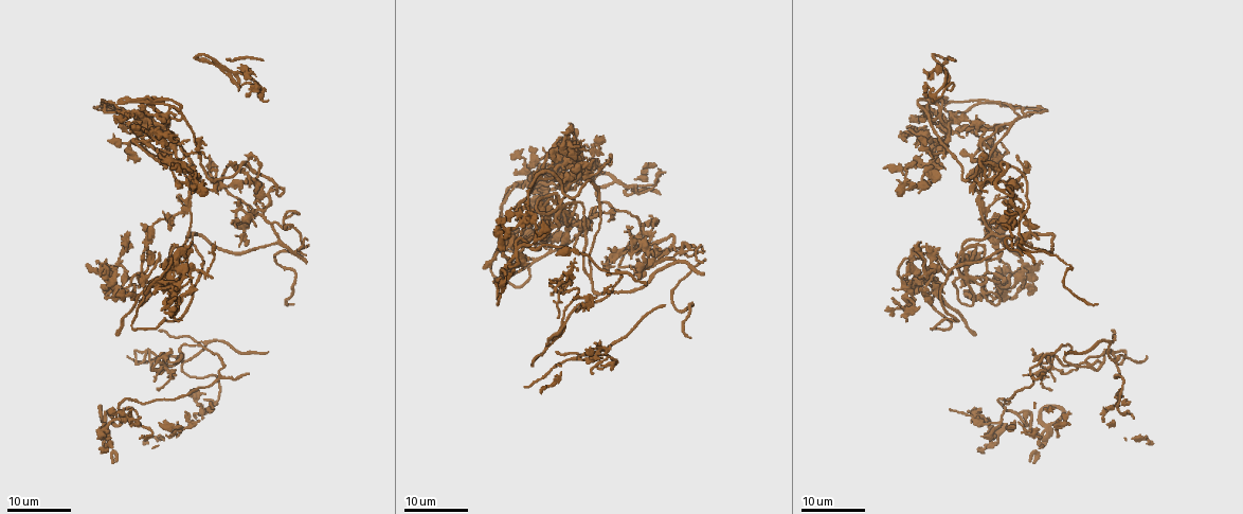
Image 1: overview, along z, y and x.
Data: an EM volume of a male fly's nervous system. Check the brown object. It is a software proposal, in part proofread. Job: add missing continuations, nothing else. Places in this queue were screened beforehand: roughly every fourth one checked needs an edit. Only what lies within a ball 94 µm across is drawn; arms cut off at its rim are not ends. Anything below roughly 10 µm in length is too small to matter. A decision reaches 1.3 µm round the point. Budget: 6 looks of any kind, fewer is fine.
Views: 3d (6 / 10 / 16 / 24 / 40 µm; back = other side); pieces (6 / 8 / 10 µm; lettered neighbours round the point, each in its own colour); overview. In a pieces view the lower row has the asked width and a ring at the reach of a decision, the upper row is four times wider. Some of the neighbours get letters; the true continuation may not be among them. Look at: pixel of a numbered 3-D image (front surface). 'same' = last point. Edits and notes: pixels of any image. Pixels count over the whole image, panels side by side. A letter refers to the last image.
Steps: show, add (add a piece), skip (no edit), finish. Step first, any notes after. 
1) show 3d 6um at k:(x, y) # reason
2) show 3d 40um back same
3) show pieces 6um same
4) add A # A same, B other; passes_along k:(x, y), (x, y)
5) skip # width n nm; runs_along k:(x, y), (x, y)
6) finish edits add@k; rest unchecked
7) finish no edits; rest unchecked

show 3d 16um at 1:(143, 223) # branch stops here

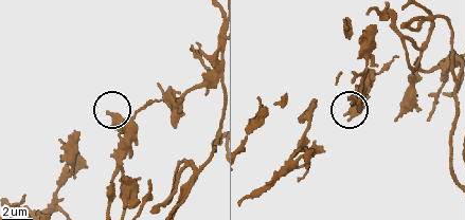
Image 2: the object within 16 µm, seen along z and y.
show pieces 6um at 2:(346, 114) # see the neighbours

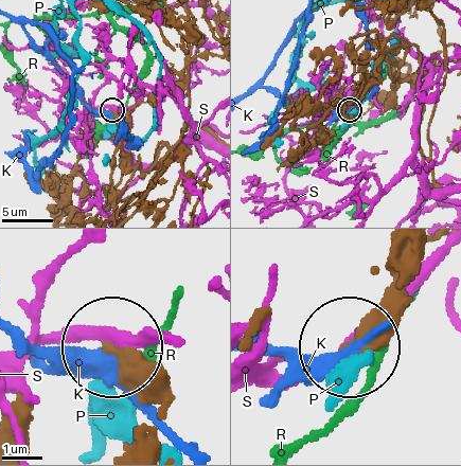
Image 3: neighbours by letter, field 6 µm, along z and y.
skip # width 280 nm; K other, P other, R other, S other; runs_along 3:(159, 395), (114, 347); none of them fits

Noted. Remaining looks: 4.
show 3d 24um at 1:(141, 254) # an open end

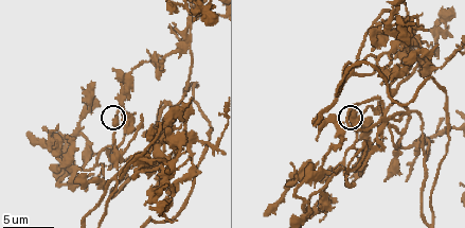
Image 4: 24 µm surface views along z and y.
show pieces 6um at 4:(114, 117)

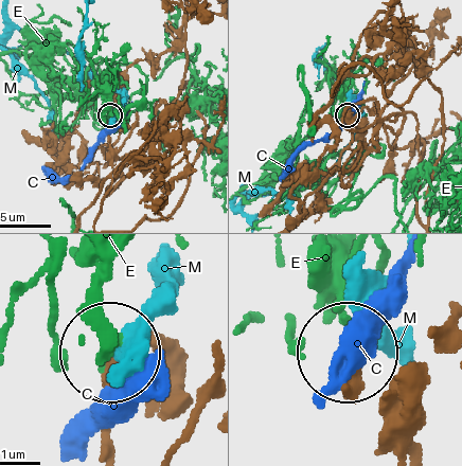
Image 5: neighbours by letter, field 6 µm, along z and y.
skip # width 490 nm; C other, E other, M other; no lettered piece goes on from it

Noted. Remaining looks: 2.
show 3d 24um at 1:(524, 387) # tapers out

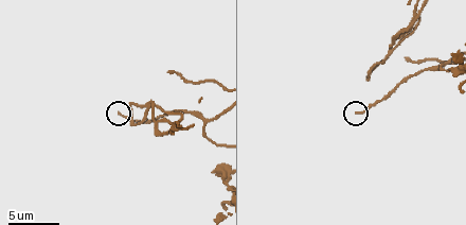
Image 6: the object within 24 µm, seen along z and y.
show pieces 8um at 6:(122, 113) # see the neighbours

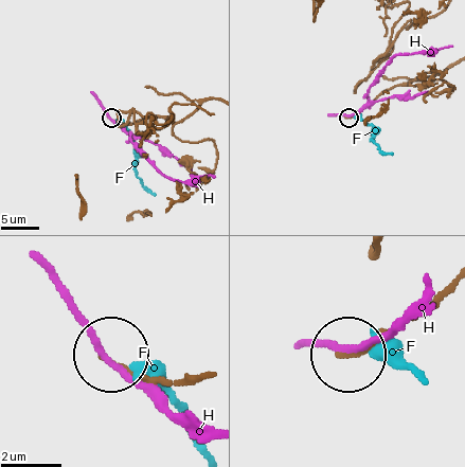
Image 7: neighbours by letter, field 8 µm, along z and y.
skip # F other, H other; runs_along 7:(192, 375), (161, 382), (110, 360); none of them fits

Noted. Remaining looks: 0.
finish no edits; rest unchecked

